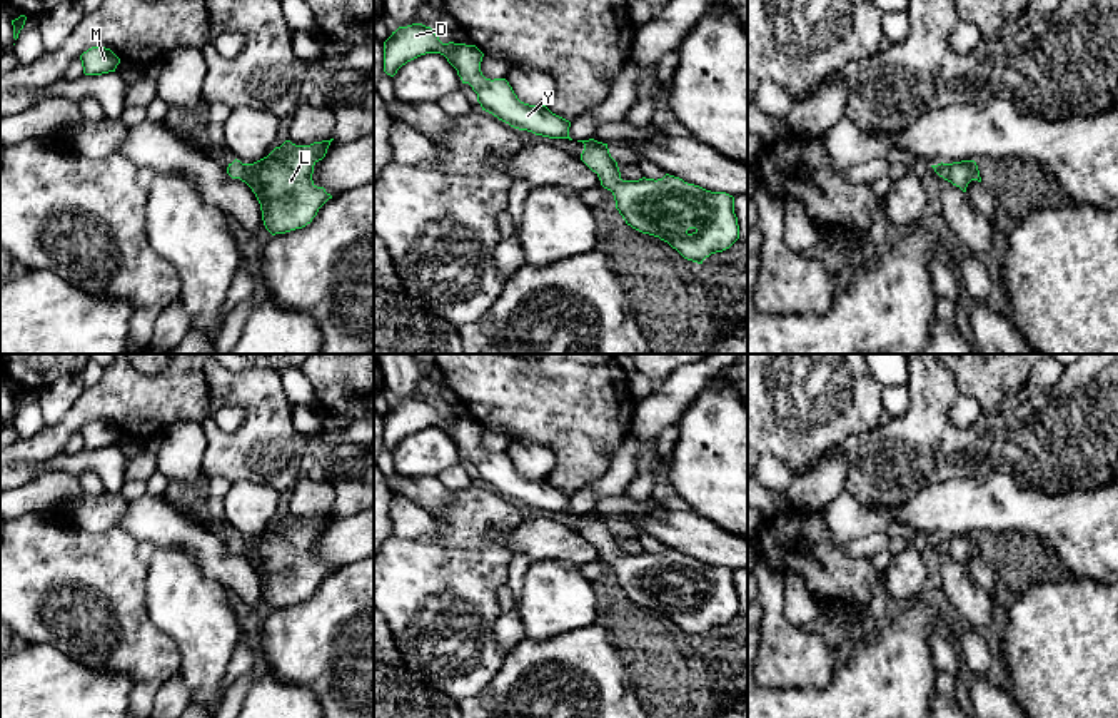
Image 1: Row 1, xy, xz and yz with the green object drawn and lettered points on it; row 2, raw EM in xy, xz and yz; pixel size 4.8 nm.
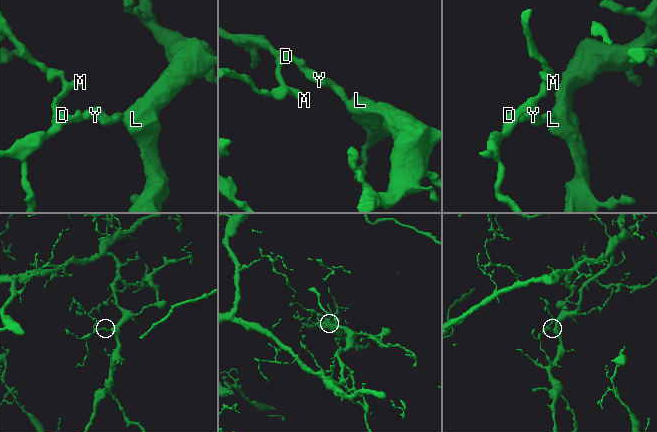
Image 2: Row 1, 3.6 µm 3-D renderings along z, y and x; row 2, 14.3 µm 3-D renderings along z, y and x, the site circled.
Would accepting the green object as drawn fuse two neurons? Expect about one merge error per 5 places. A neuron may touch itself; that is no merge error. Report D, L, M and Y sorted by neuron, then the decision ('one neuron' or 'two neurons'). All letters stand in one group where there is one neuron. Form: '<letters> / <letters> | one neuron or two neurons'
D L M Y | one neuron

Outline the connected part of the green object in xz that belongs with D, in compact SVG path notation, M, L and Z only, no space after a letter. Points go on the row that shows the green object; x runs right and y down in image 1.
M412 23L399 27L384 42L384 72L390 77L407 62L441 53L457 70L462 83L477 94L482 110L514 129L549 139L569 139L571 122L552 114L546 105L529 105L517 99L506 78L486 78L481 72L484 53L476 45L442 43L431 27Z

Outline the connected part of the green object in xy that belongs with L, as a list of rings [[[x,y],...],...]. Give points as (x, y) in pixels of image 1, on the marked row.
[[[285,140],[254,164],[237,159],[229,164],[227,174],[245,182],[255,194],[264,225],[272,235],[305,227],[332,199],[312,180],[314,165],[325,157],[332,140],[310,145]]]

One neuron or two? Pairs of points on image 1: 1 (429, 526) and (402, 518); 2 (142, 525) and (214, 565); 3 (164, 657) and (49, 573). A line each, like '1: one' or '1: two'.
1: one
2: one
3: one

